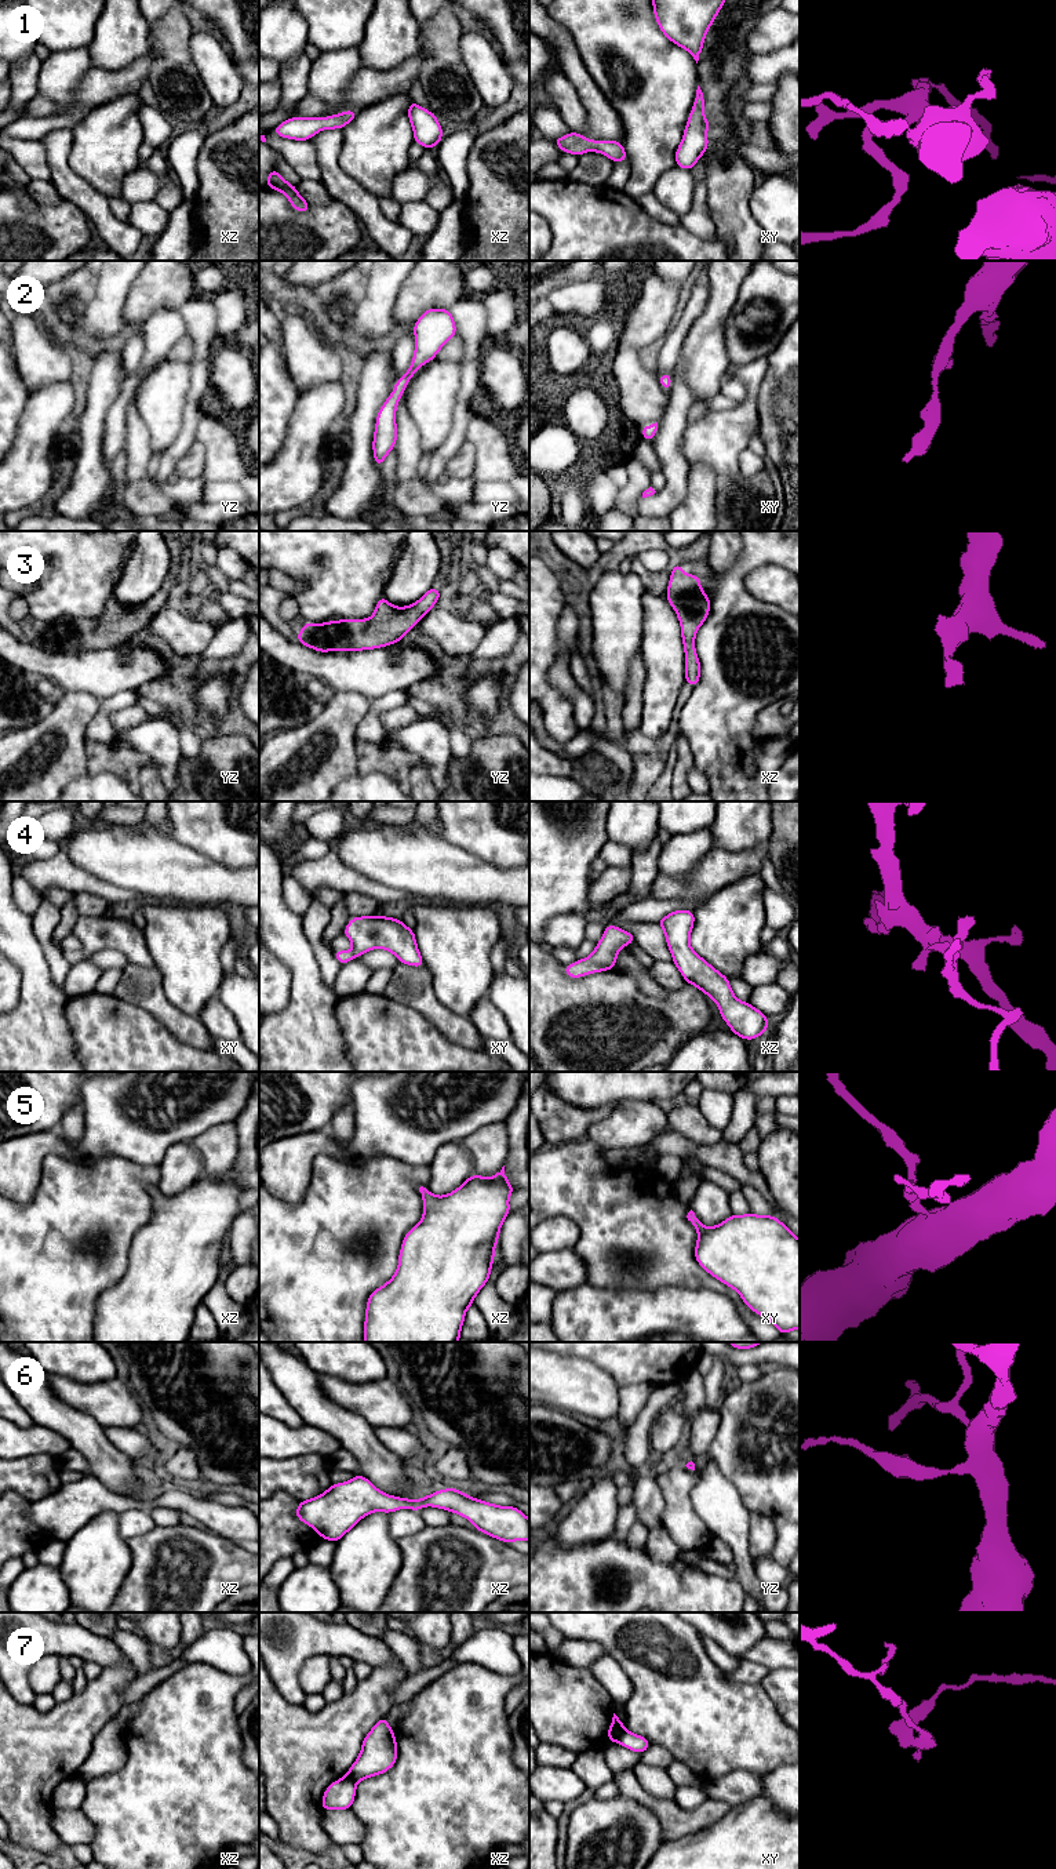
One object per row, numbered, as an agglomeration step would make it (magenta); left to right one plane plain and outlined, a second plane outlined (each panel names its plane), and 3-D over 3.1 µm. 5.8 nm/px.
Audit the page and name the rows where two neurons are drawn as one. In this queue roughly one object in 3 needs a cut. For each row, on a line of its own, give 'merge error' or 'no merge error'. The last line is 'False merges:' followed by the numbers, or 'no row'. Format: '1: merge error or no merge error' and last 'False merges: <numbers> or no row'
1: no merge error
2: no merge error
3: no merge error
4: no merge error
5: no merge error
6: no merge error
7: merge error
False merges: 7

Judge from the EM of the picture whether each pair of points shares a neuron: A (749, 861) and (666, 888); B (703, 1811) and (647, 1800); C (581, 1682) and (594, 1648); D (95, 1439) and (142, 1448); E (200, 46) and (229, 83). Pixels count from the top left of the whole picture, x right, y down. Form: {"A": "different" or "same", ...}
{"A": "same", "B": "same", "C": "different", "D": "different", "E": "same"}

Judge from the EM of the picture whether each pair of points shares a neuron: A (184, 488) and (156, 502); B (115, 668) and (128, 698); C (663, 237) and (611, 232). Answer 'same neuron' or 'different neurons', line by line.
A: different neurons
B: different neurons
C: same neuron

